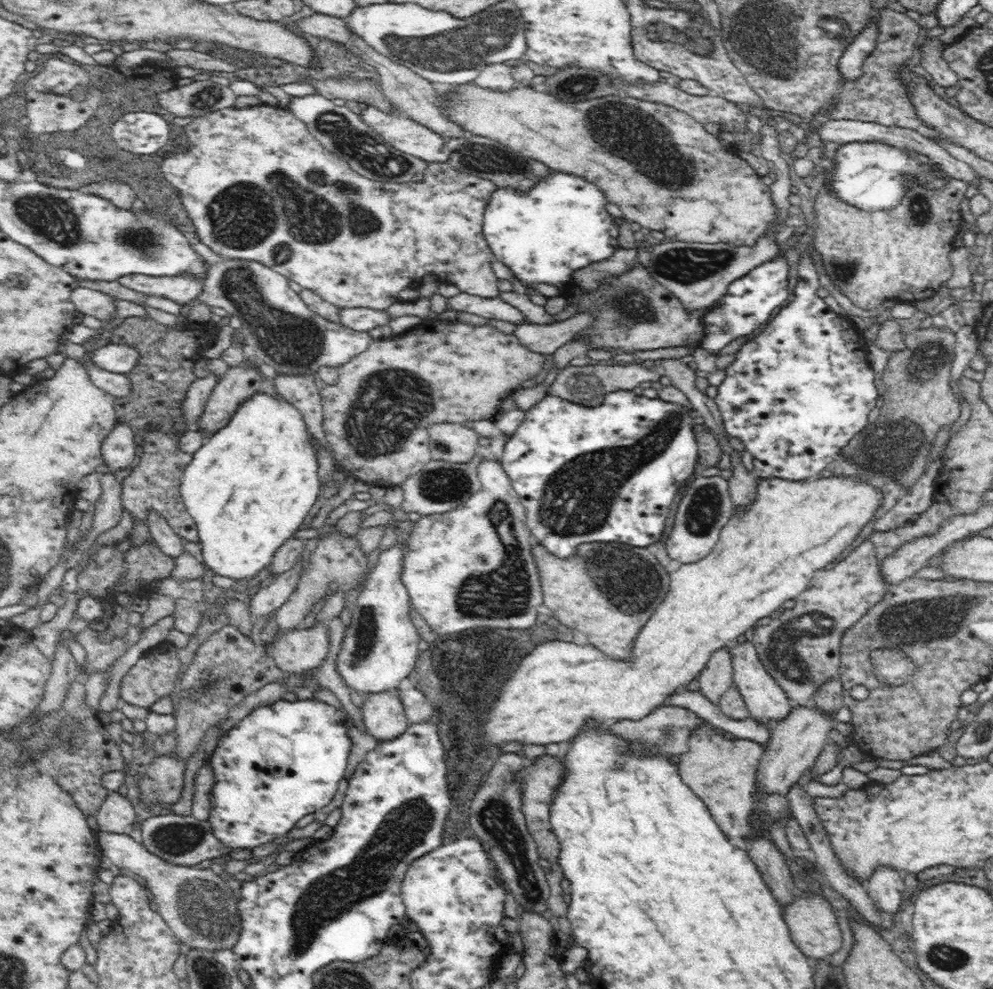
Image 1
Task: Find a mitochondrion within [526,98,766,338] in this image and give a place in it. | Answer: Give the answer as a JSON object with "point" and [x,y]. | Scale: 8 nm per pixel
{"point":[632,132]}

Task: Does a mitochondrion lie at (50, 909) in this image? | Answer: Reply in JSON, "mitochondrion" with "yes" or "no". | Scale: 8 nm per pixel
{"mitochondrion":"no"}

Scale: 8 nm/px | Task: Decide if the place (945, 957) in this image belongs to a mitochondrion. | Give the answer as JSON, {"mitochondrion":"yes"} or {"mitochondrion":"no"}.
{"mitochondrion":"yes"}

